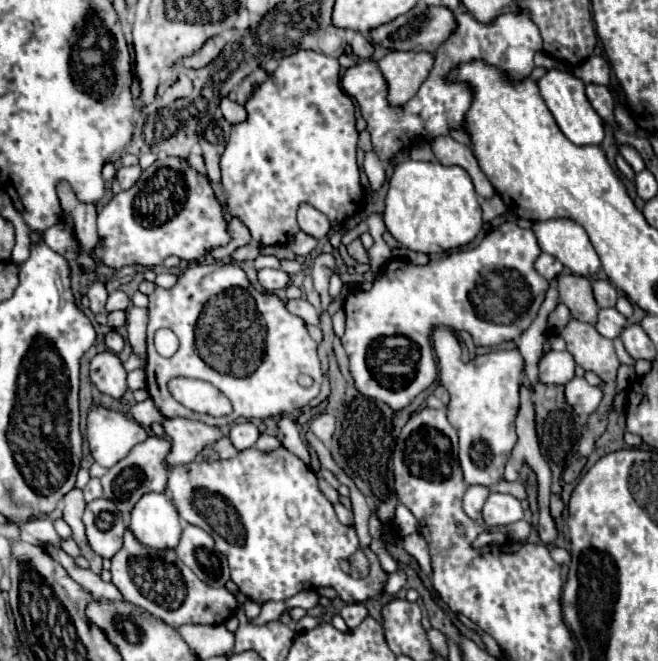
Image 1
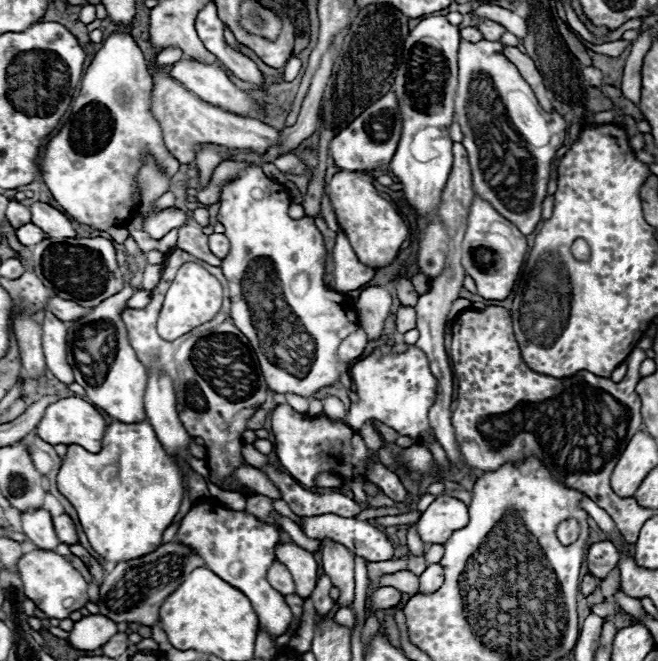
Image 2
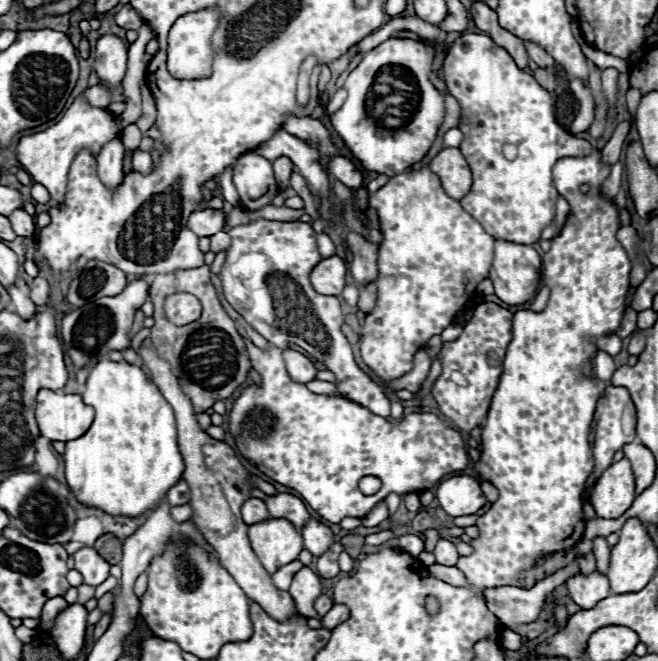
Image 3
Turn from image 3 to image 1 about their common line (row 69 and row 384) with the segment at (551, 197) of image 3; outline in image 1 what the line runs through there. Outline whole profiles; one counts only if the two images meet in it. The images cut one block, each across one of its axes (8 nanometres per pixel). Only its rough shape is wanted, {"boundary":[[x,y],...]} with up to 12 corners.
{"boundary":[[434,330],[468,486],[502,480],[524,360]]}

